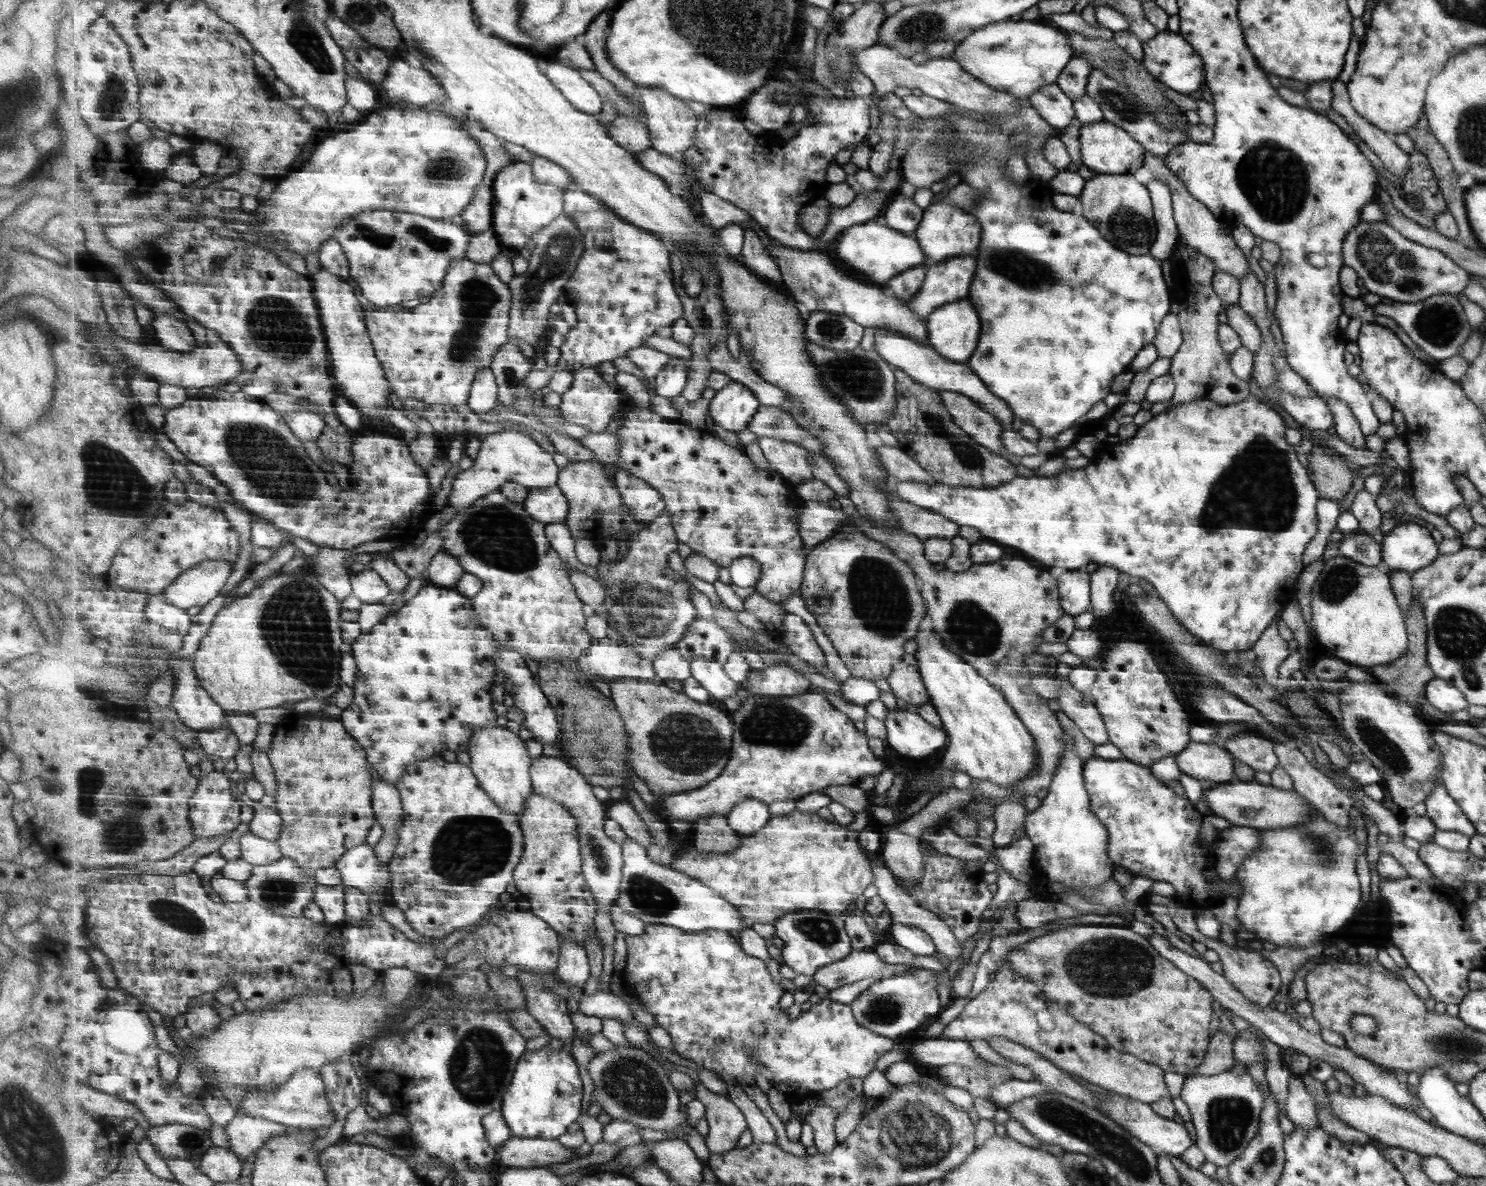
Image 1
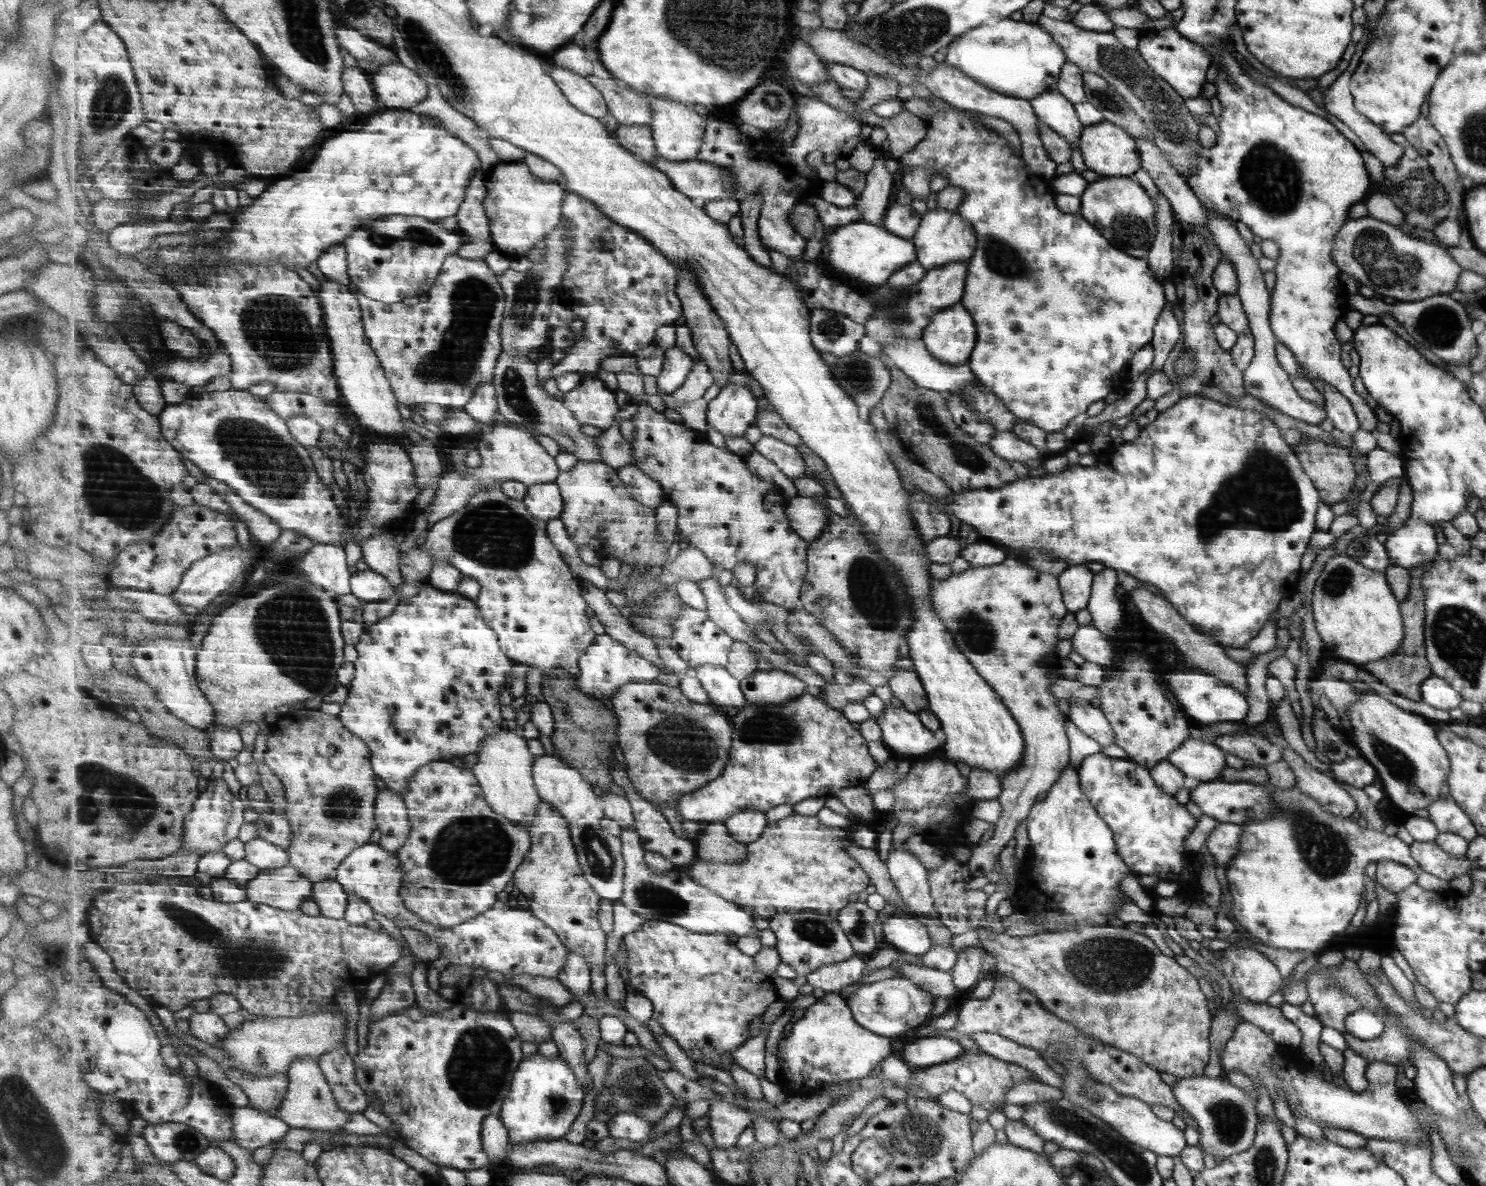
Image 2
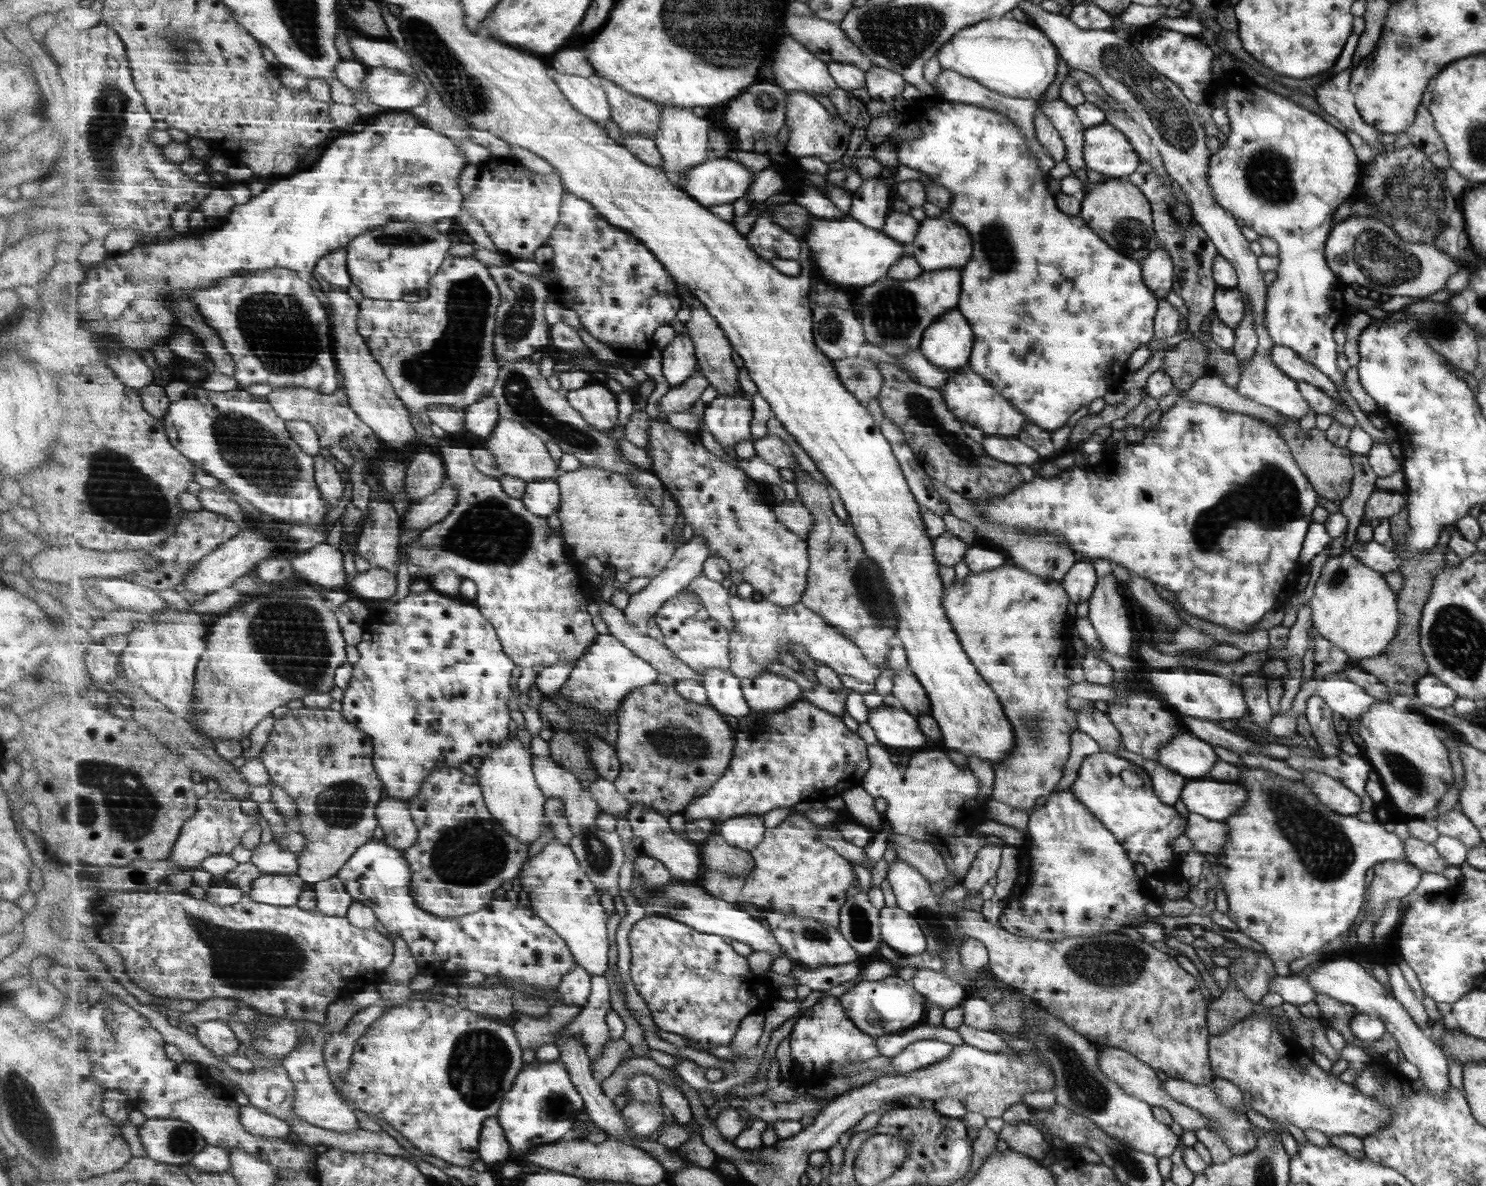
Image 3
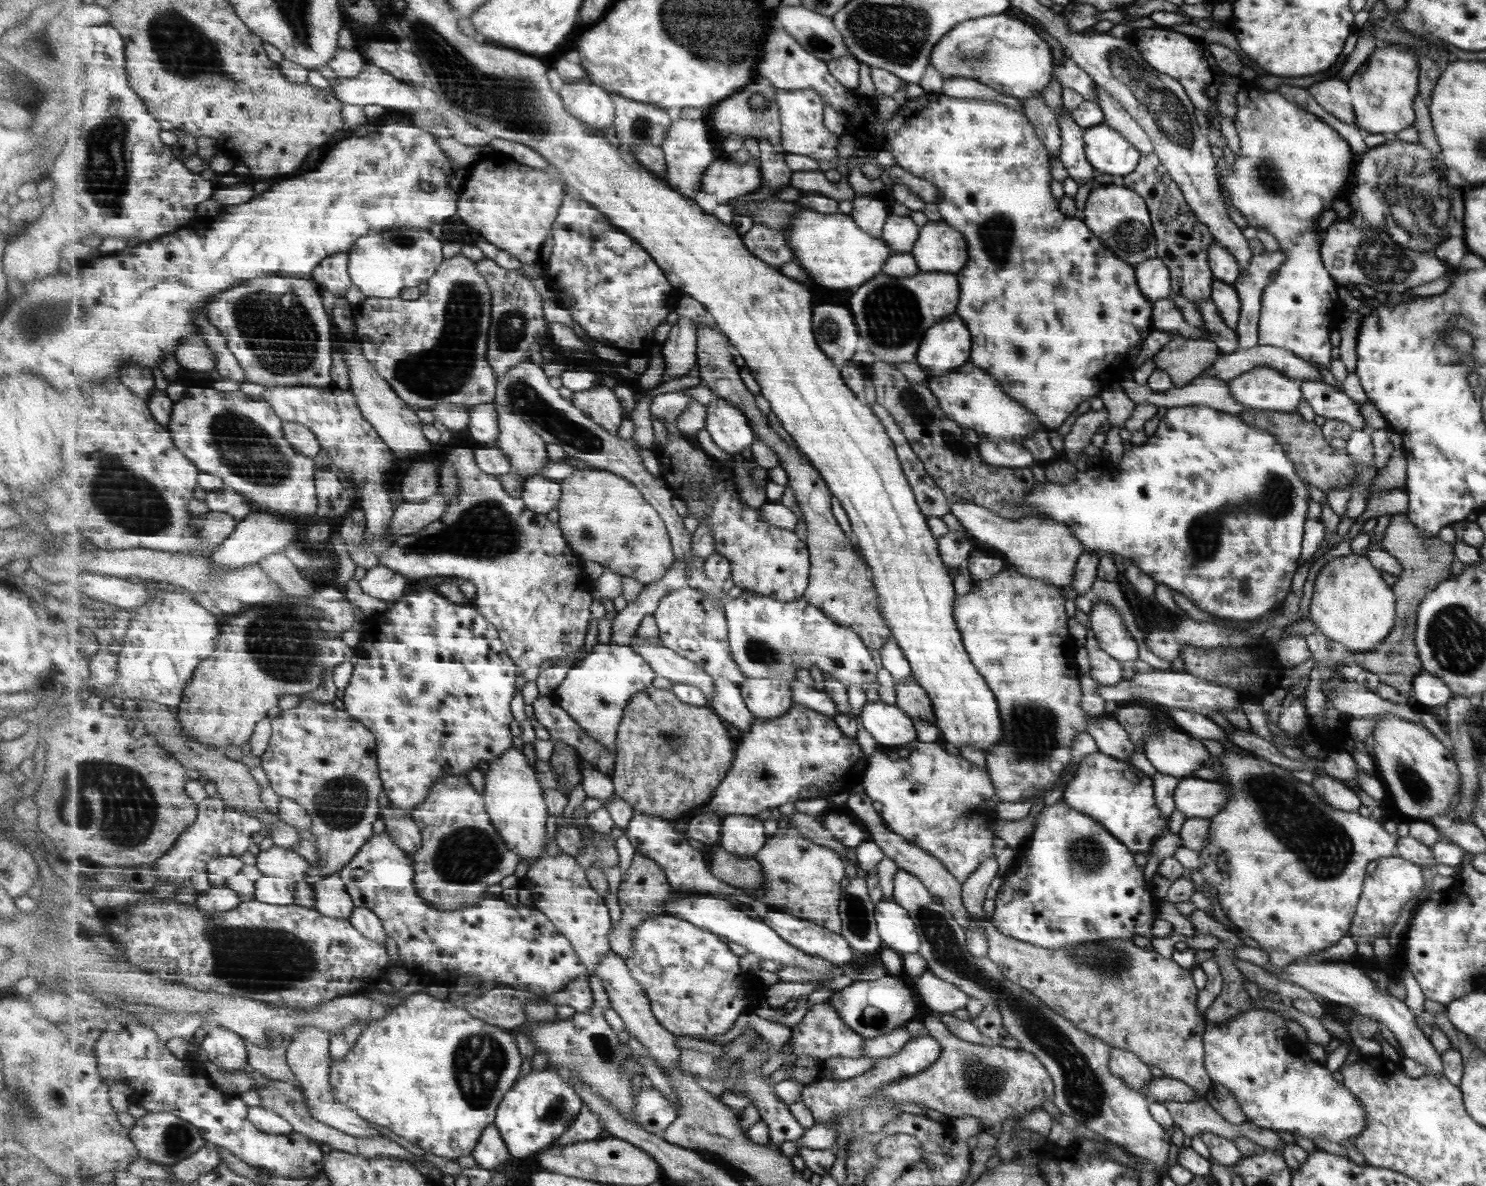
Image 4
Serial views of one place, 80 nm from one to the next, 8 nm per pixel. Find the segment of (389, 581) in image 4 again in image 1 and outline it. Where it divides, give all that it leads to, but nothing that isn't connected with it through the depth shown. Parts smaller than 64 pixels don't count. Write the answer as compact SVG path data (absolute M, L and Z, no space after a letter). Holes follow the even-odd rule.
M373 568L353 573L351 582L354 596L365 604L383 602L392 591L387 581Z

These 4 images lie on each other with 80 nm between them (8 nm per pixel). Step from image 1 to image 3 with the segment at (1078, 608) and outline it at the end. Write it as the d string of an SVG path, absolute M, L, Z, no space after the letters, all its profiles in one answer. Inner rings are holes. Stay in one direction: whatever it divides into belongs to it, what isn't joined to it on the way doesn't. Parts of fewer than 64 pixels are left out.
M1087 559L1076 560L1065 573L1060 585L1069 595L1069 602L1077 605L1078 602L1087 601L1092 594L1097 579L1092 563Z

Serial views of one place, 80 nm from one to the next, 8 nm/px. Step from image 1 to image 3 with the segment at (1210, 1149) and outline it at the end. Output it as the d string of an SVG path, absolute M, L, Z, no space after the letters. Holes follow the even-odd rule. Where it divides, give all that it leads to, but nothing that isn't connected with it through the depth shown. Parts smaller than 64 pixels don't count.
M1166 1079L1162 1082L1162 1089L1175 1101L1185 1106L1190 1106L1203 1114L1203 1118L1207 1118L1208 1130L1214 1131L1219 1138L1226 1144L1227 1148L1233 1155L1241 1156L1247 1154L1256 1148L1257 1140L1253 1138L1248 1127L1250 1121L1246 1114L1240 1115L1239 1112L1233 1112L1221 1105L1219 1099L1215 1098L1211 1084L1203 1086L1195 1086L1191 1082L1185 1082L1181 1079Z

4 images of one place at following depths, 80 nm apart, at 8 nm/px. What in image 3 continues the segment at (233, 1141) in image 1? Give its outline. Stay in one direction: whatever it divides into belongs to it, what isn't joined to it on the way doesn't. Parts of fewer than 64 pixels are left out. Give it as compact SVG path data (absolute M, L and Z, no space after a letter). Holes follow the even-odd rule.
M252 1104L242 1106L241 1124L245 1130L257 1136L270 1139L287 1139L291 1125Z

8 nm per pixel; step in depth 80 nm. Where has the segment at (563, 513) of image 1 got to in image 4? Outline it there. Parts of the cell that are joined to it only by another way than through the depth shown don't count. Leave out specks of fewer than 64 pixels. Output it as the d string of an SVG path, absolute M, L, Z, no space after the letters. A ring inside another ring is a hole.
M535 474L526 479L524 488L522 499L529 510L549 514L559 509L562 500L562 483Z

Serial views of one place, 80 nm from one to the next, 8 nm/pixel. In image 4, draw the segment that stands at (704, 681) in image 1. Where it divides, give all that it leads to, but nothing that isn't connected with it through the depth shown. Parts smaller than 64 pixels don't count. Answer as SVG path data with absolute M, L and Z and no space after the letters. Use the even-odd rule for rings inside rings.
M728 678L716 679L716 695L709 705L729 727L736 727L740 735L749 732L756 716L749 710L742 690Z

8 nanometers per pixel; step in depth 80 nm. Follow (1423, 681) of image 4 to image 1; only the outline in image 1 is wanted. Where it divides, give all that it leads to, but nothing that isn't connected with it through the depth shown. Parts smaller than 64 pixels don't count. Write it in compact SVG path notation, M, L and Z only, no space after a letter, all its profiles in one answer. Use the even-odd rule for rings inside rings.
M1436 676L1424 686L1424 697L1431 706L1441 712L1457 712L1468 705L1461 691Z

